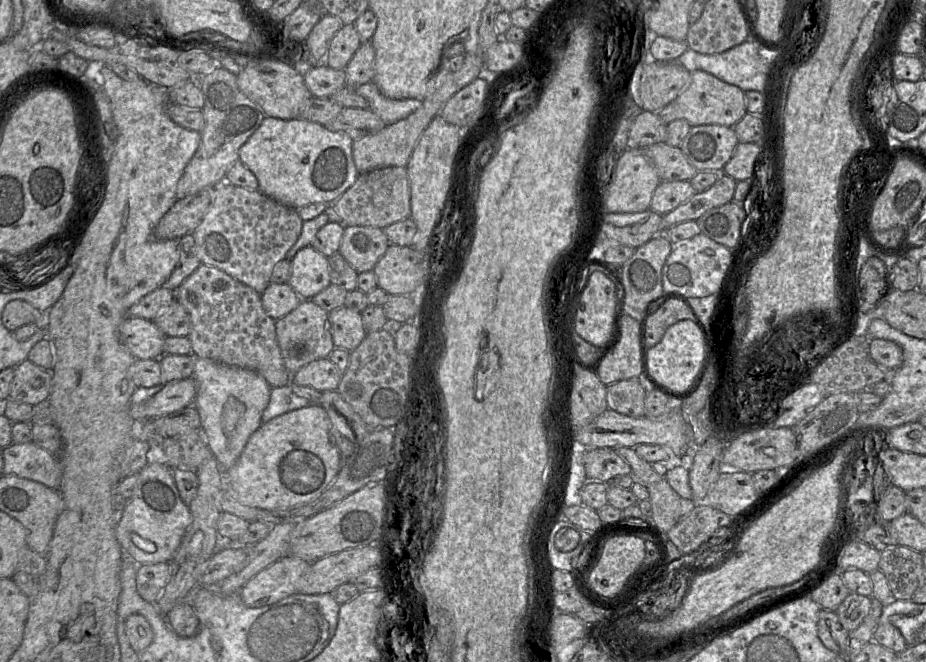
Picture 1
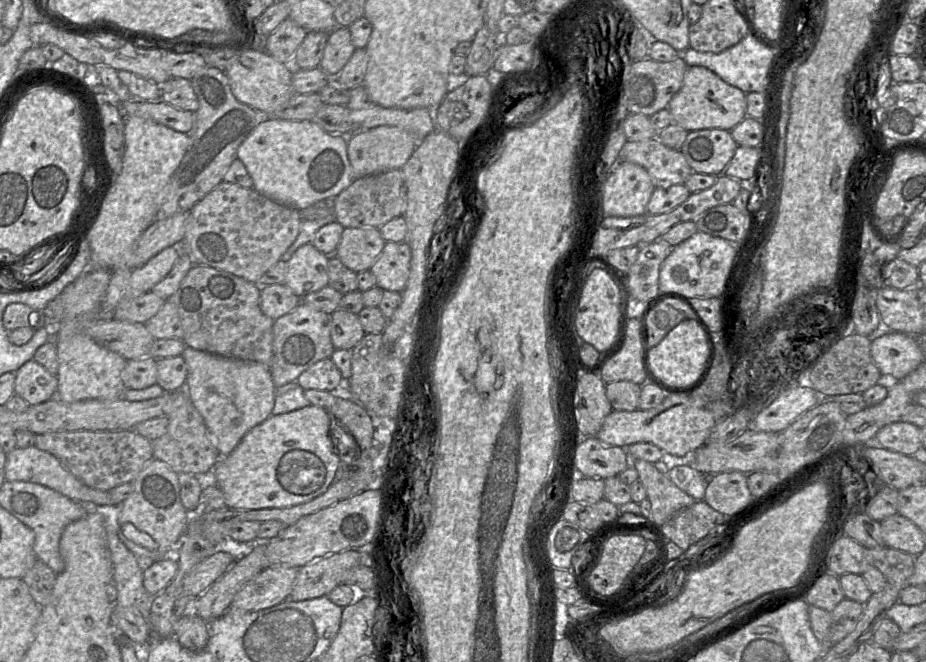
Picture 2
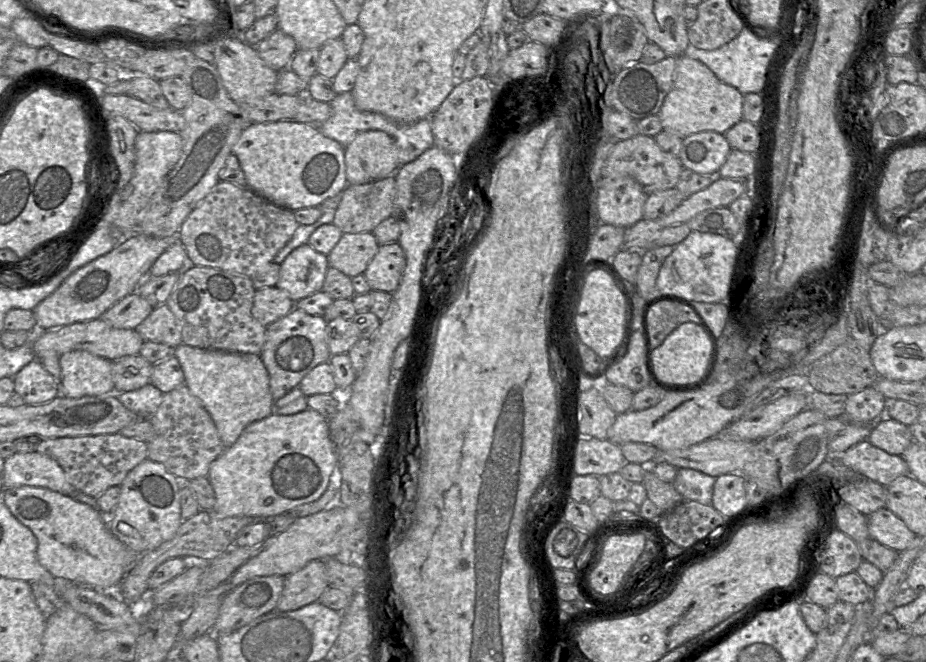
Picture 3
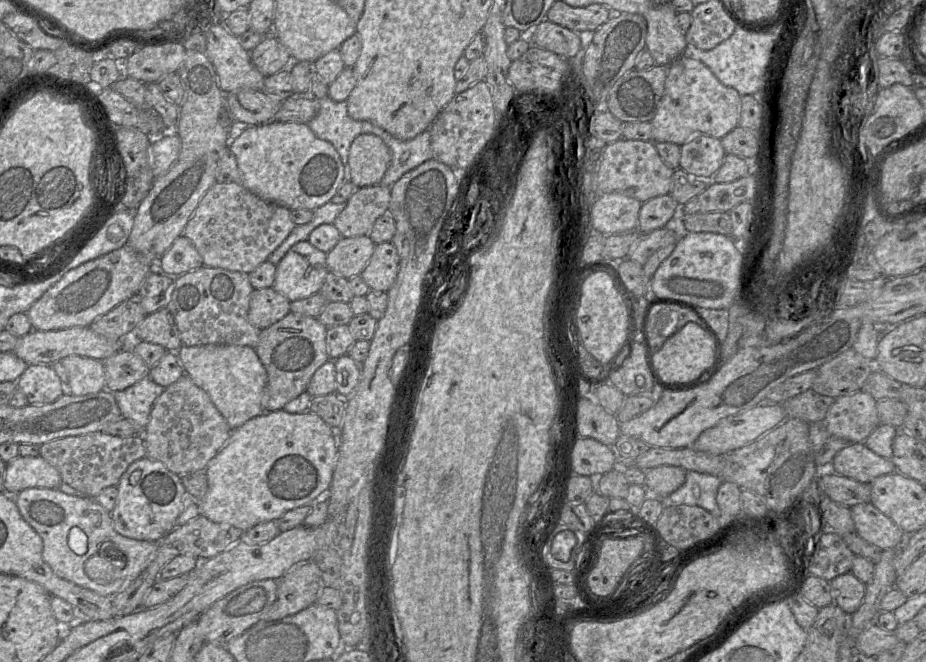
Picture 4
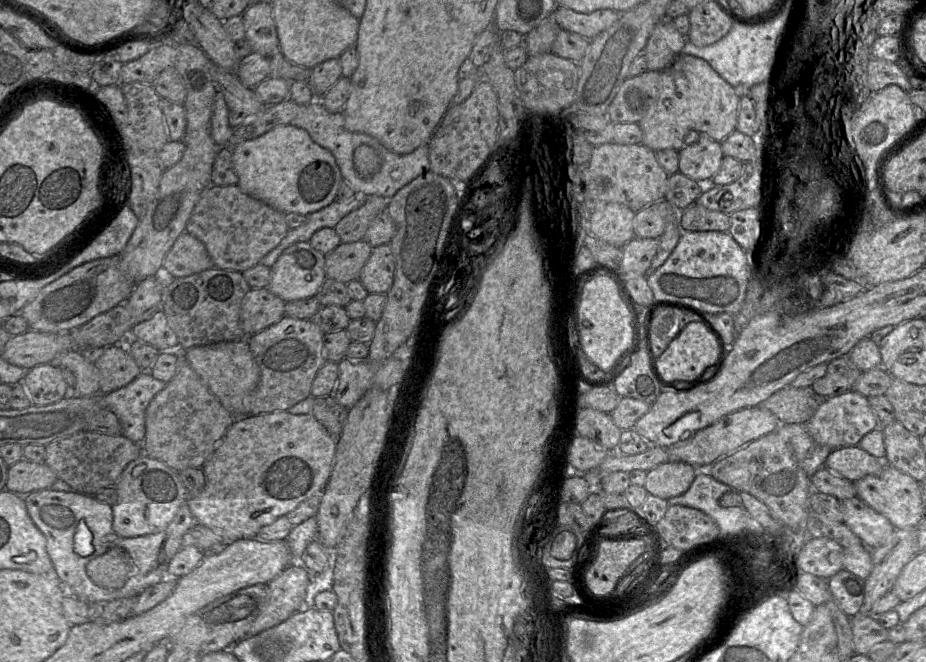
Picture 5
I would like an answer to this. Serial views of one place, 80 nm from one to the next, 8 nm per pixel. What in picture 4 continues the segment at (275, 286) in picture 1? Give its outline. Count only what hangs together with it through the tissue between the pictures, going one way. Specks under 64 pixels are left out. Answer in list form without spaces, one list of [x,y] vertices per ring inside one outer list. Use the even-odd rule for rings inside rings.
[[[273,288],[253,290],[248,308],[249,322],[264,330],[290,312],[290,301]]]

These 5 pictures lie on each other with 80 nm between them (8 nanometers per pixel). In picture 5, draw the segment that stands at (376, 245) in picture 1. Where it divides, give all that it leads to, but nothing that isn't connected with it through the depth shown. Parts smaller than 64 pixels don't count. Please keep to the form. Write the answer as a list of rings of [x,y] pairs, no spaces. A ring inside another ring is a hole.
[[[363,239],[352,243],[340,243],[325,255],[325,276],[344,284],[358,280],[372,247]]]

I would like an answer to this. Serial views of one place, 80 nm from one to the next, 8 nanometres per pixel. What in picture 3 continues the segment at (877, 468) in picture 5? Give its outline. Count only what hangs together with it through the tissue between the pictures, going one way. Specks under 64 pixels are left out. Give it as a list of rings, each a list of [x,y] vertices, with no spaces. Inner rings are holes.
[[[868,440],[851,446],[839,456],[839,460],[862,477],[885,487],[900,476],[910,475],[901,456],[888,454]]]

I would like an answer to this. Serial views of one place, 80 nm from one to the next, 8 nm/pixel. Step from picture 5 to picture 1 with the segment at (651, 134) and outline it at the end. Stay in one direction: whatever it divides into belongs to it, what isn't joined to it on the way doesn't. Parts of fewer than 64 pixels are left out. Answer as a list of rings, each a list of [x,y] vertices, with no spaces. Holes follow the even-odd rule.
[[[702,70],[691,72],[688,86],[675,102],[679,106],[679,119],[685,119],[691,127],[706,124],[734,127],[747,113],[744,91]]]

